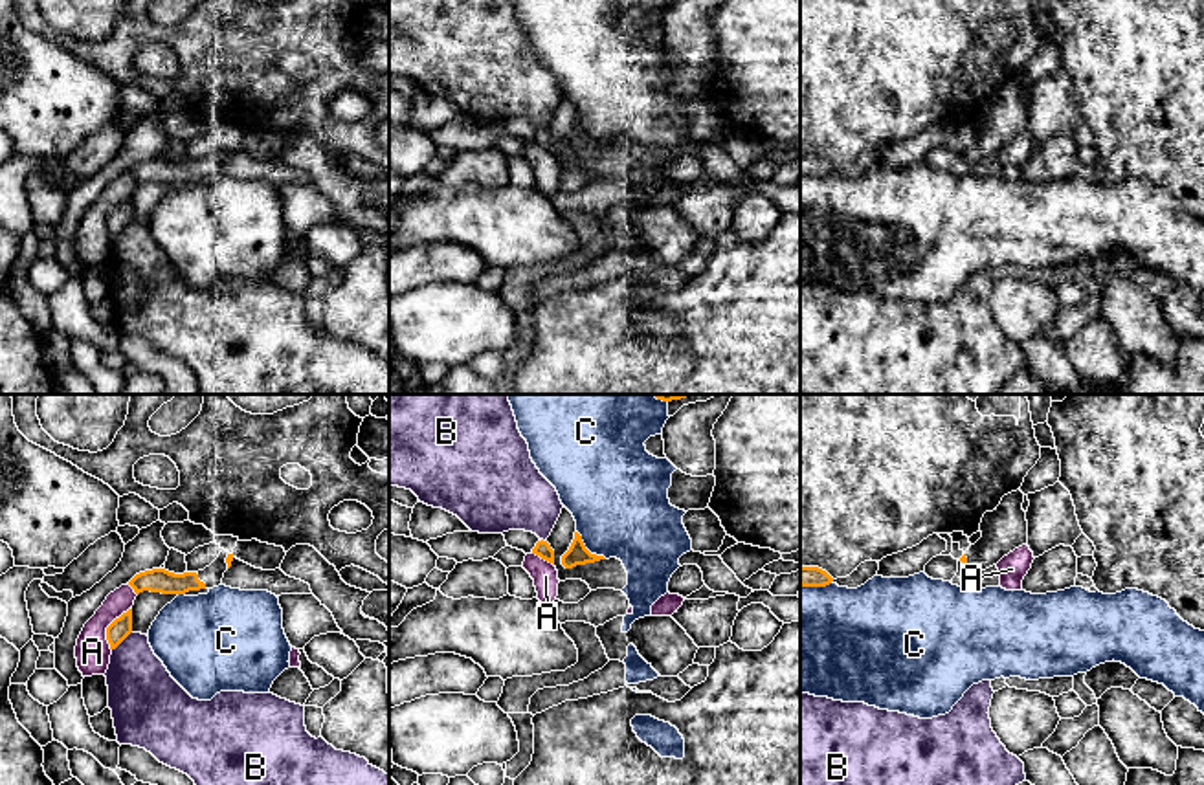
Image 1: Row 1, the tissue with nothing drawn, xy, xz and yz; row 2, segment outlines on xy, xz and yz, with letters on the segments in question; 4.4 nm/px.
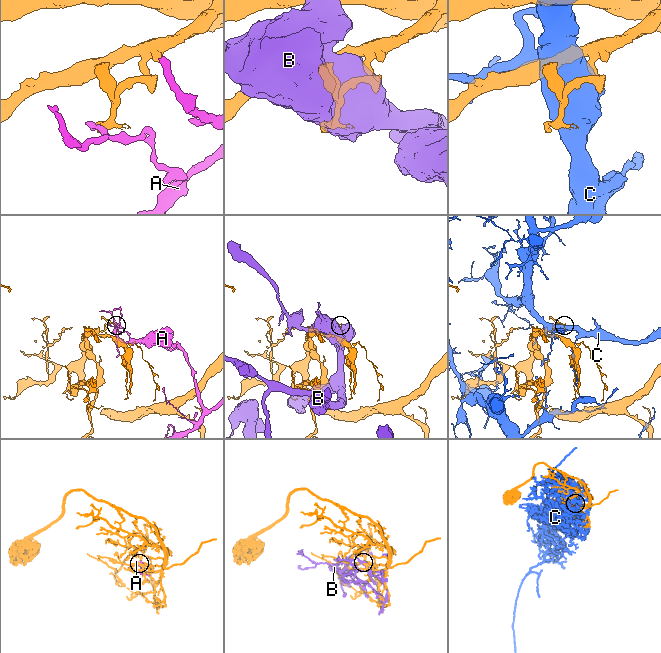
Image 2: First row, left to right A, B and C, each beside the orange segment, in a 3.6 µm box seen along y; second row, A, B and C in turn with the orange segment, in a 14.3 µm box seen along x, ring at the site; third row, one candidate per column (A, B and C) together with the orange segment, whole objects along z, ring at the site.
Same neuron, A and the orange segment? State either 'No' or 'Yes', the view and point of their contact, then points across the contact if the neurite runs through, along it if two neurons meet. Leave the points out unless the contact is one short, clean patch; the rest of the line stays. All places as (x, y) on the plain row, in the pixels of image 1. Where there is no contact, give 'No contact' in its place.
No. Touches orange at xy (107, 217). Boundary: xy (131, 197), (107, 217), (111, 239)

